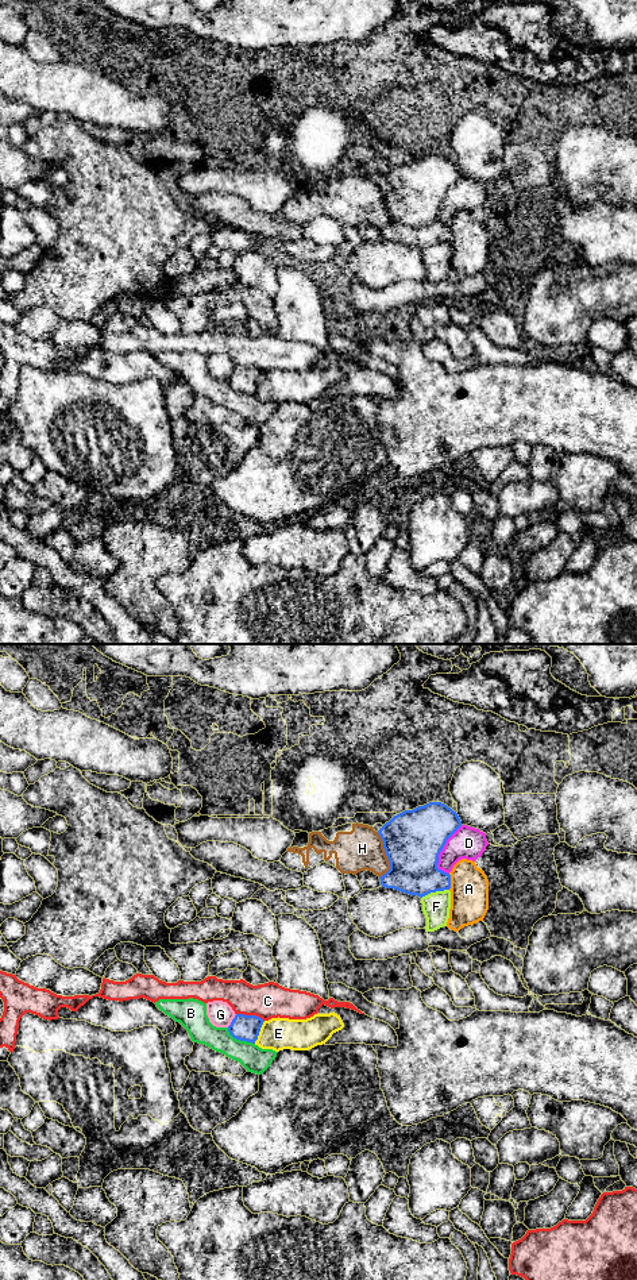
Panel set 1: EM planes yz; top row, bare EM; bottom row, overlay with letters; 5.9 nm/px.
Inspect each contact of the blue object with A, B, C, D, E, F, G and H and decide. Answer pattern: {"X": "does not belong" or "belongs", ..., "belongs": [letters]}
{"A": "does not belong", "B": "does not belong", "C": "does not belong", "D": "does not belong", "E": "does not belong", "F": "does not belong", "G": "does not belong", "H": "does not belong", "belongs": []}

